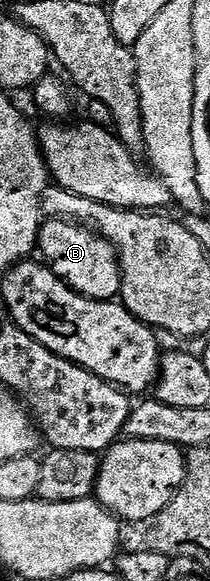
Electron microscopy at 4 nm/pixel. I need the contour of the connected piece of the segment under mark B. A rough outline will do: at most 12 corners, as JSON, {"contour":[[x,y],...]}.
{"contour":[[47,219],[37,251],[56,278],[93,300],[122,290],[113,244]]}

